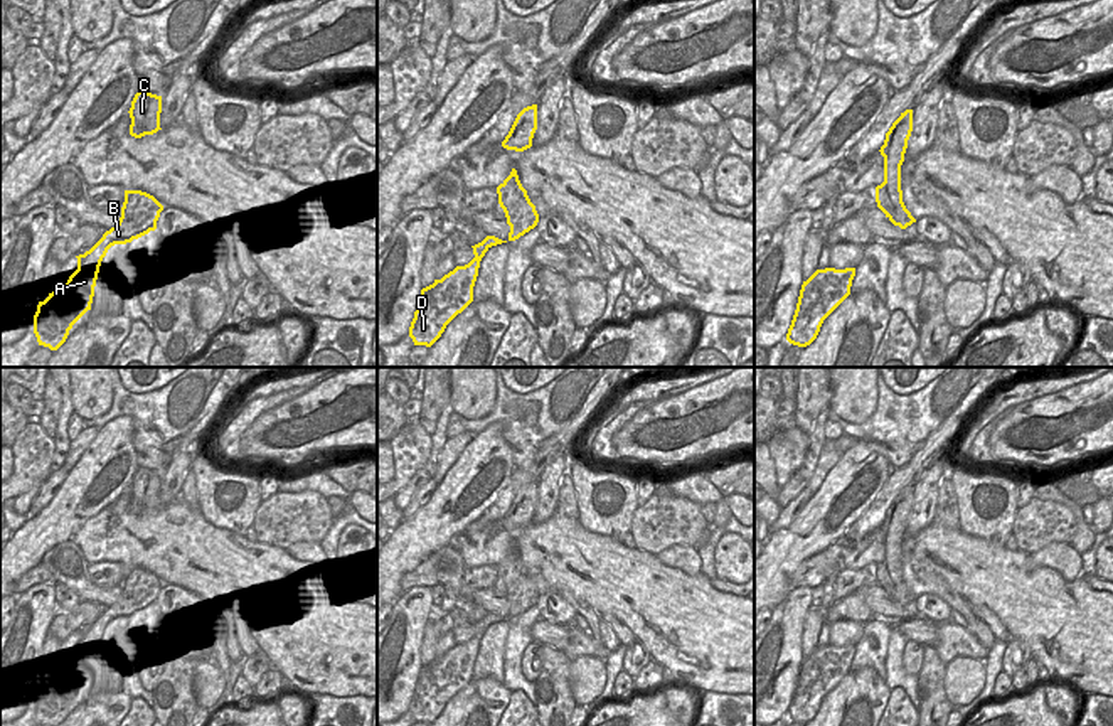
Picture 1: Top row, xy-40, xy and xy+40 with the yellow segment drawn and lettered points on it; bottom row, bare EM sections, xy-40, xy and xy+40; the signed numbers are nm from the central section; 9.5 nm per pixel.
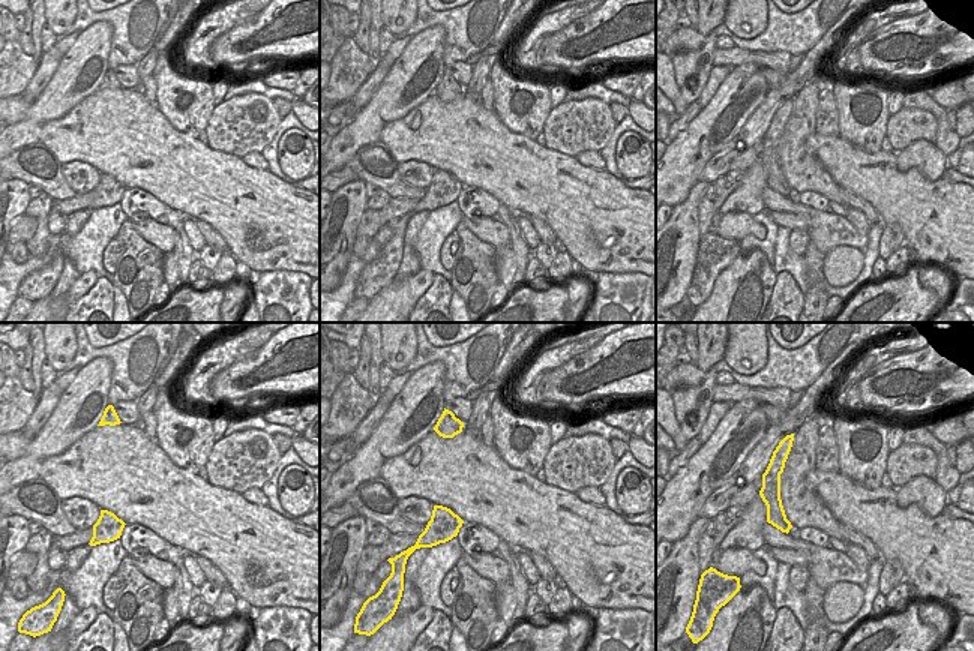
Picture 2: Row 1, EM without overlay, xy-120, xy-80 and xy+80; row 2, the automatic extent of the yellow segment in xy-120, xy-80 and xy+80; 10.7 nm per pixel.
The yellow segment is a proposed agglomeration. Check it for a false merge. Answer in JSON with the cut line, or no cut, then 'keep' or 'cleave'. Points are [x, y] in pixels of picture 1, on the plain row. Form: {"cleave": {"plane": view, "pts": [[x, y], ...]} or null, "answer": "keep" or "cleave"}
{"cleave": {"plane": "xy+40", "pts": [[876, 565], [886, 566], [891, 573], [893, 592], [889, 595]]}, "answer": "cleave"}

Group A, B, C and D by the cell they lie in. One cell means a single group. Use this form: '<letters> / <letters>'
A B D / C

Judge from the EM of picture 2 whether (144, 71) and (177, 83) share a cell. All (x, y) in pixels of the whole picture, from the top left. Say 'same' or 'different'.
different

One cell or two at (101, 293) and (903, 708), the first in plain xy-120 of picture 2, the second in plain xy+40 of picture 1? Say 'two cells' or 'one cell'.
one cell

